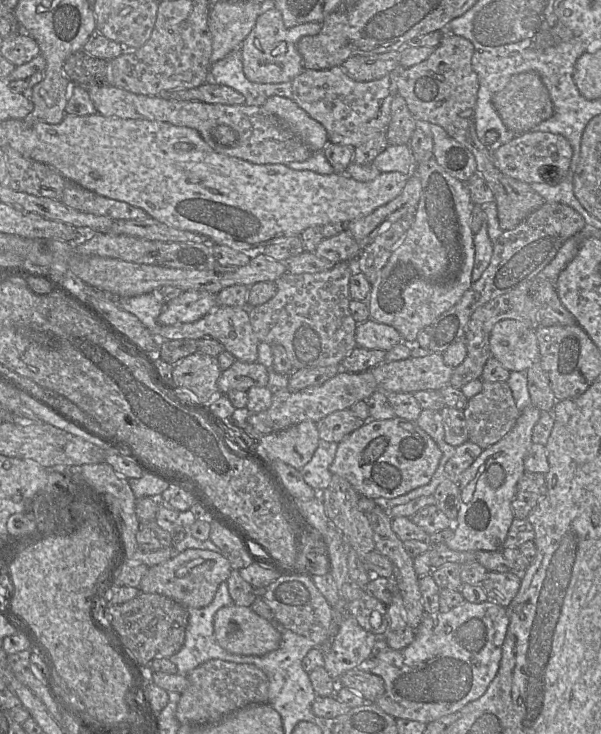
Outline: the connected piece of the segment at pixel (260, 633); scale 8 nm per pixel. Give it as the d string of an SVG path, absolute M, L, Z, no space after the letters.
M229 605L214 616L215 638L227 652L263 656L276 650L281 634L250 607Z

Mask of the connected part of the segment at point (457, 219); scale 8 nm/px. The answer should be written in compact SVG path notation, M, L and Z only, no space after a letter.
M434 157L419 163L416 175L421 180L422 193L413 224L371 284L368 300L370 319L394 327L408 344L413 344L425 326L430 326L438 316L453 307L470 288L475 258L474 233L470 228L475 203L467 183L450 175Z

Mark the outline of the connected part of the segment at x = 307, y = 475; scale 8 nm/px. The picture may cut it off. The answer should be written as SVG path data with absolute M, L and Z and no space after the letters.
M320 439L319 445L311 460L298 470L305 482L319 492L324 491L330 484L333 474L330 466L334 461L338 443Z

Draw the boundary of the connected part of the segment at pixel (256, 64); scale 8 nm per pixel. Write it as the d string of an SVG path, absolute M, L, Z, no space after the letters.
M273 7L262 12L255 26L241 44L243 72L254 83L272 84L292 82L305 69L296 44L304 36L319 34L322 23L309 22L286 28L280 11Z

